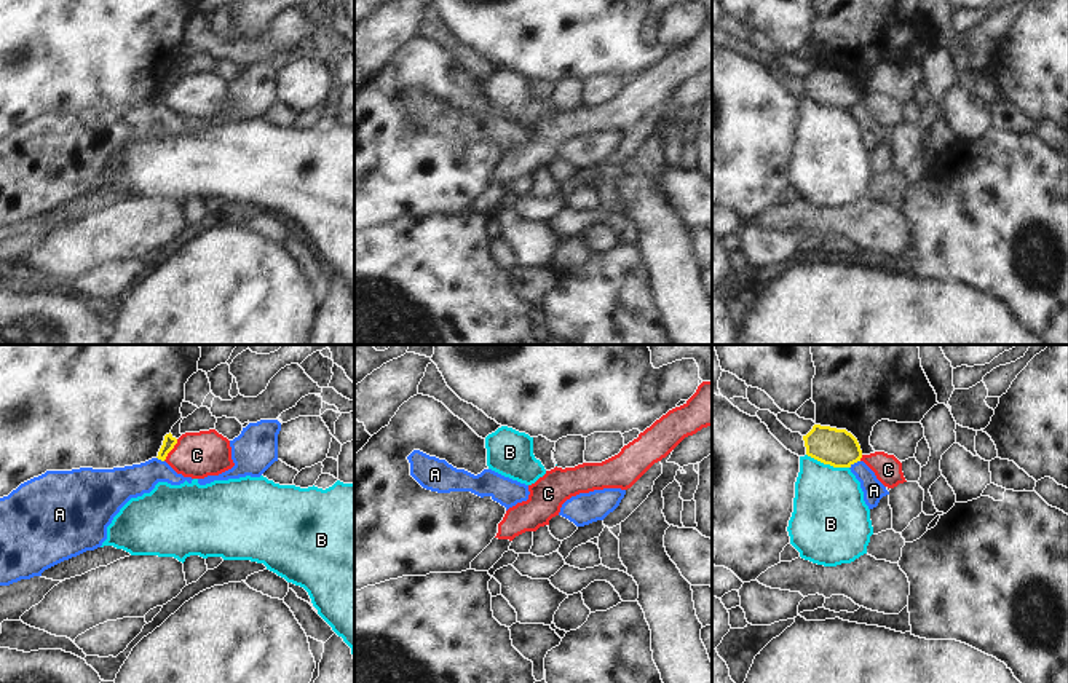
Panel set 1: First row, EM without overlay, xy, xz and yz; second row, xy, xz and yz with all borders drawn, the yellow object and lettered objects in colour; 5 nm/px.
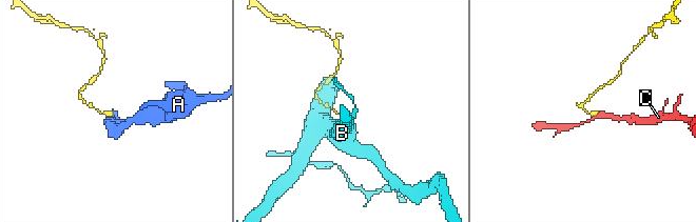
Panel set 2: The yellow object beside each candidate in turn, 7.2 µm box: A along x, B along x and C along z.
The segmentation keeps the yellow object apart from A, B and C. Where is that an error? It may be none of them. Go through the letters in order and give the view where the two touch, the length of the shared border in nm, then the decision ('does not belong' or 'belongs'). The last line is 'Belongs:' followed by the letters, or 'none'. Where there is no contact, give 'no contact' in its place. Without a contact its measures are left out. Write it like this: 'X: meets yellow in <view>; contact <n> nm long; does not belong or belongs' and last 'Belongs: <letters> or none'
A: meets yellow in yz; contact 70 nm long; does not belong
B: meets yellow in yz; contact 220 nm long; does not belong
C: meets yellow in xy; contact 130 nm long; does not belong
Belongs: none

